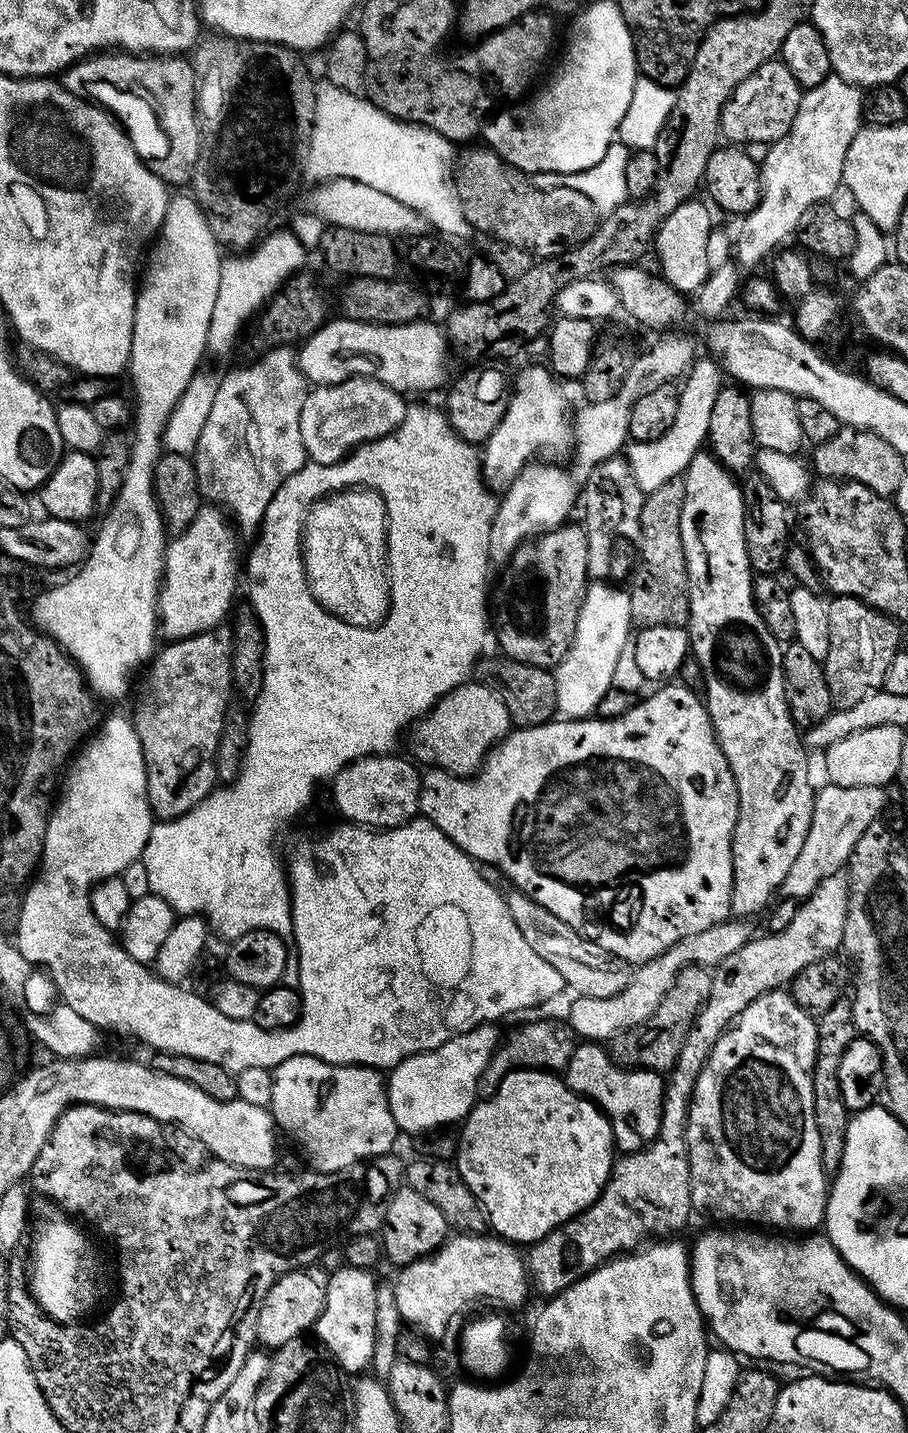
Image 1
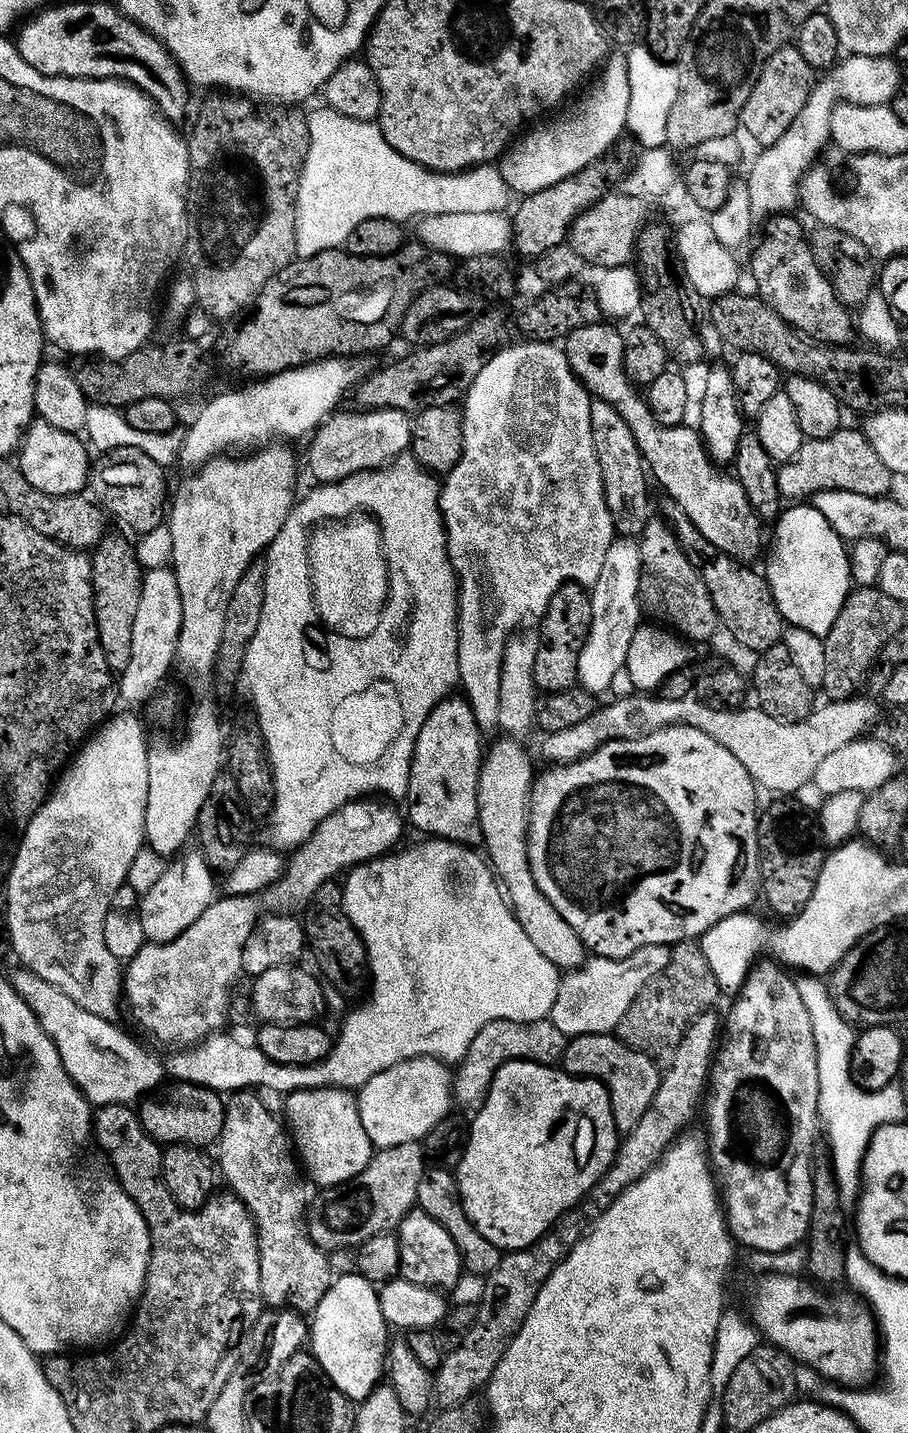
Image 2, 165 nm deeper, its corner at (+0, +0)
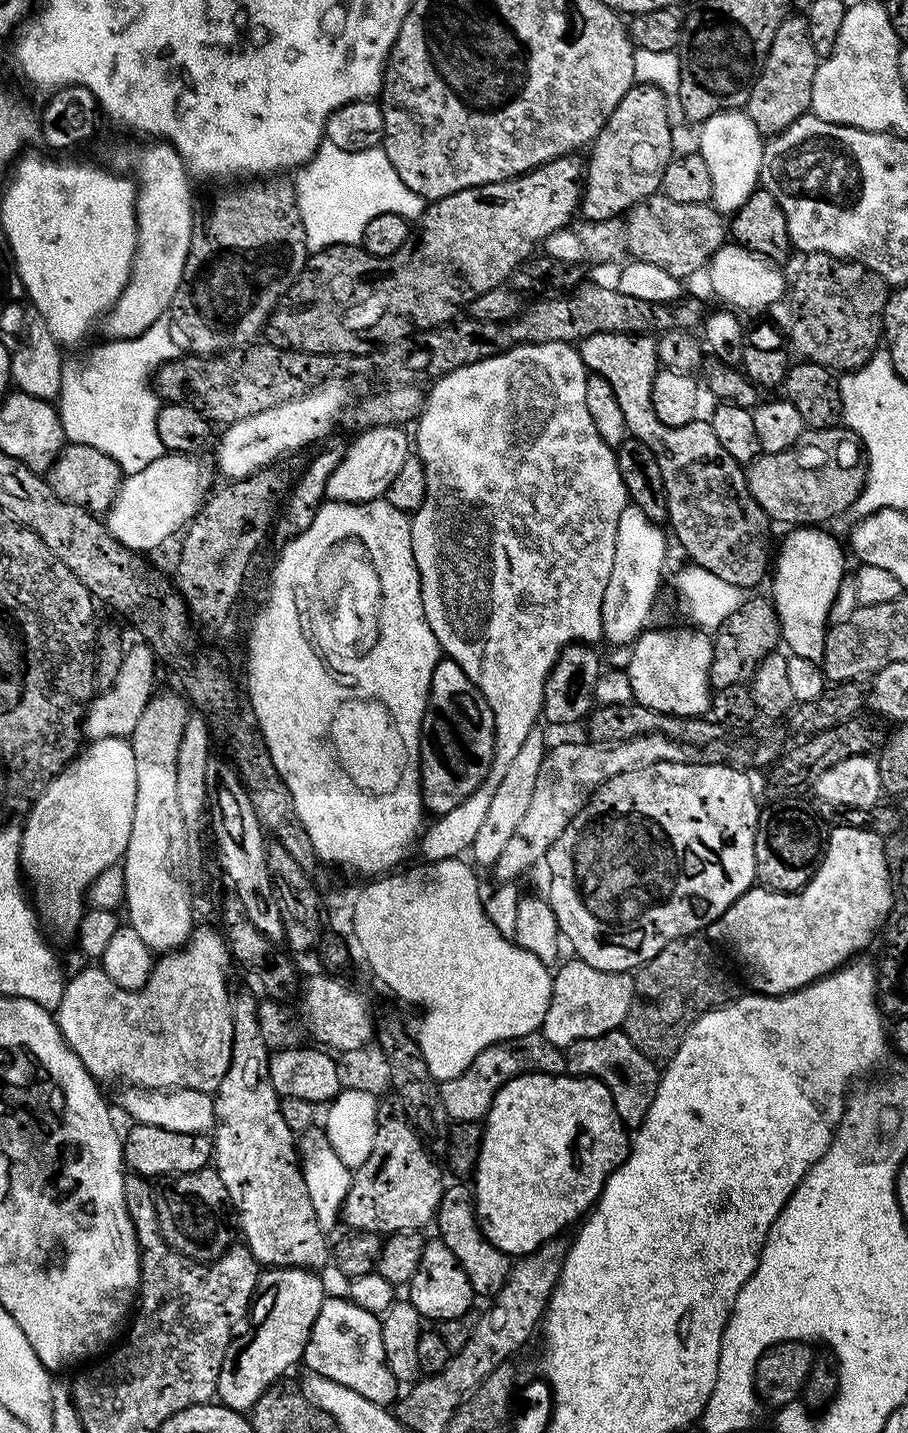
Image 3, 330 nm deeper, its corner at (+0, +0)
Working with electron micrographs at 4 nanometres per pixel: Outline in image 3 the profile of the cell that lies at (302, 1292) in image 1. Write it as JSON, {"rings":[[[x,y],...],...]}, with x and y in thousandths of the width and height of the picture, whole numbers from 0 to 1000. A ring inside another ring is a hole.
{"rings":[[[260,695],[256,702],[256,738],[246,746],[247,752],[236,761],[238,785],[236,787],[236,814],[251,831],[258,846],[264,848],[268,867],[278,873],[283,883],[302,885],[338,885],[352,886],[363,879],[363,868],[357,866],[358,858],[348,852],[344,834],[337,830],[335,816],[330,814],[328,796],[315,786],[305,765],[297,755],[297,733],[289,726],[282,710],[283,699]]]}

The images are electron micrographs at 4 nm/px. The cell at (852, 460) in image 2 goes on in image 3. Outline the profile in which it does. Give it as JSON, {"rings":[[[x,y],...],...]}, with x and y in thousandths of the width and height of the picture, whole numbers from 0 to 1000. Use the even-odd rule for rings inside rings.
{"rings":[[[933,297],[915,299],[896,299],[888,300],[879,306],[874,311],[856,315],[838,317],[834,321],[823,324],[822,331],[824,341],[835,353],[846,360],[847,364],[867,367],[907,367],[911,363],[925,360],[937,355],[952,341],[952,335],[956,333],[952,311],[947,305],[942,304]]]}

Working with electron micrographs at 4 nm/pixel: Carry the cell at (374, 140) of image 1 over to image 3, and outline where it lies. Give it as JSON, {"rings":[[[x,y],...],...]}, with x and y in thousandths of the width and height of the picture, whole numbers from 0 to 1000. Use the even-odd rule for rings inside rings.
{"rings":[[[357,99],[325,123],[326,143],[344,174],[362,173],[366,170],[396,170],[409,151],[438,149],[454,155],[466,149],[469,144],[467,137],[456,135],[456,133],[438,124],[422,103],[382,106]]]}

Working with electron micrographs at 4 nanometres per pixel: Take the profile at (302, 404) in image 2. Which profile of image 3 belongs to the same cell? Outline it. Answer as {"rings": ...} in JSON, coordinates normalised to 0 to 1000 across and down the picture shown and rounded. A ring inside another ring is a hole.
{"rings":[[[182,317],[166,322],[159,328],[143,330],[133,334],[126,350],[117,358],[117,365],[121,373],[131,380],[139,381],[146,387],[160,387],[159,385],[166,382],[183,379],[194,371],[197,372],[219,357],[226,348],[225,332],[220,330],[220,324],[216,320],[207,317]]]}

